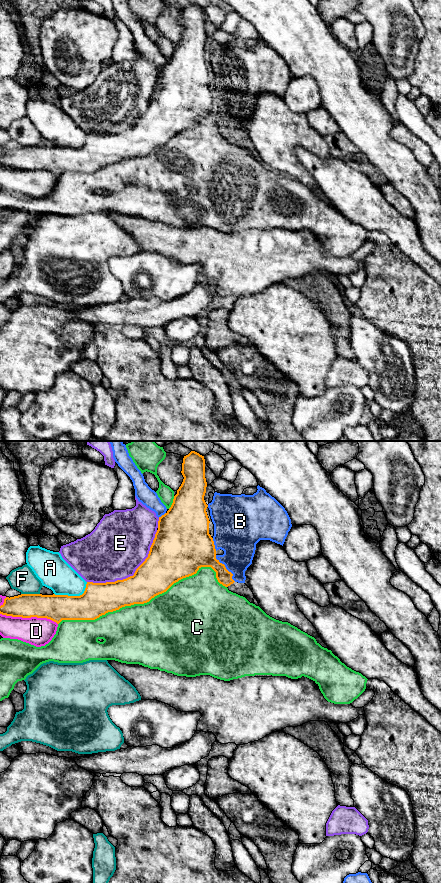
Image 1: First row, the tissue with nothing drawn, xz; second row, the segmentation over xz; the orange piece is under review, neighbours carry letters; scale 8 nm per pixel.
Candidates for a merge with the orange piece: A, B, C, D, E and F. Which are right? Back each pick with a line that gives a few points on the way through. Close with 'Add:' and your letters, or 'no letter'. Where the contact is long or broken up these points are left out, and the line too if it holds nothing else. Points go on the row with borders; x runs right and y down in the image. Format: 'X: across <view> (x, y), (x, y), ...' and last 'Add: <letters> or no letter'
Add: no letter

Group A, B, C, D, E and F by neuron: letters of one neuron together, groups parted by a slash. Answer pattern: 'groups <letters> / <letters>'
groups A / B / C / D / E / F

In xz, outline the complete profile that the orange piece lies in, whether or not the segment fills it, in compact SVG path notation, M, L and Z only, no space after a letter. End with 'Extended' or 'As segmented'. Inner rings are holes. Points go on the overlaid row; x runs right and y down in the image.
M195 451L184 456L181 473L183 482L169 510L159 517L158 530L148 557L133 576L115 582L87 582L85 591L80 596L21 594L6 597L0 606L0 614L22 618L47 618L57 624L62 620L95 620L125 606L147 603L166 592L179 580L196 574L201 567L211 567L216 572L218 582L223 586L233 584L233 574L216 559L214 541L209 534L210 521L206 512L208 505L204 500L207 487L204 456Z. As segmented

